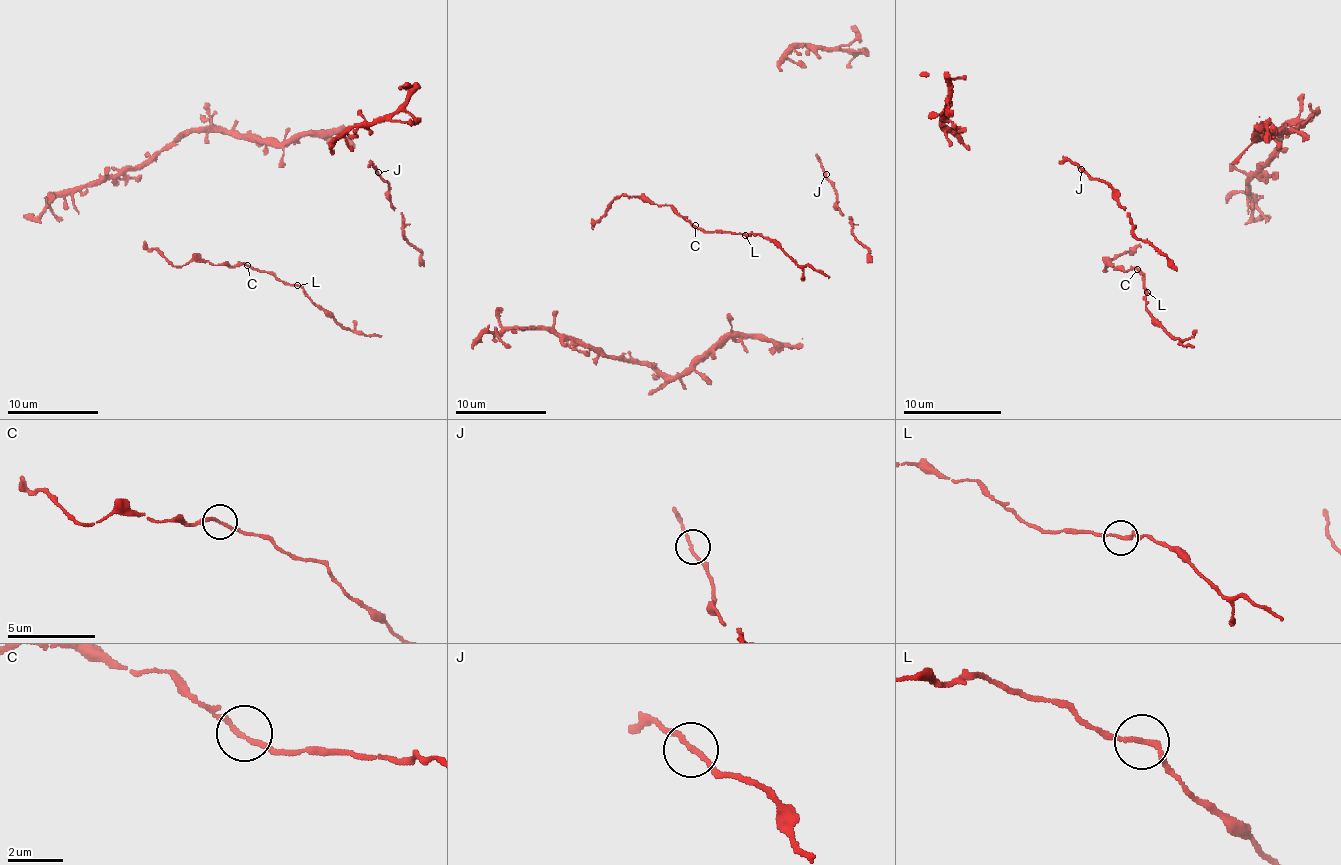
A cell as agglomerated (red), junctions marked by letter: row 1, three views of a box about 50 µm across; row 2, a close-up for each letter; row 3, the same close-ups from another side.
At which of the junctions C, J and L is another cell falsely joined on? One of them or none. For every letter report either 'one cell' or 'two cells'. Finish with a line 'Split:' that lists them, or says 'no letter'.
C: one cell
J: one cell
L: one cell
Split: no letter

